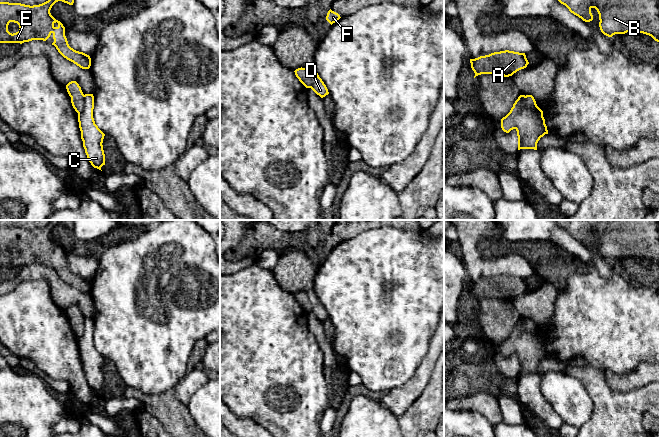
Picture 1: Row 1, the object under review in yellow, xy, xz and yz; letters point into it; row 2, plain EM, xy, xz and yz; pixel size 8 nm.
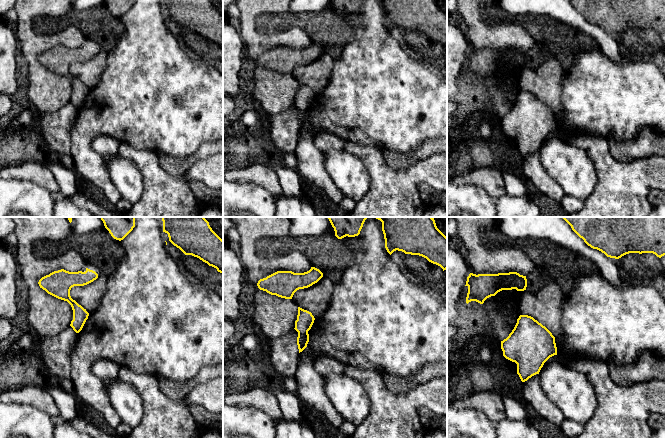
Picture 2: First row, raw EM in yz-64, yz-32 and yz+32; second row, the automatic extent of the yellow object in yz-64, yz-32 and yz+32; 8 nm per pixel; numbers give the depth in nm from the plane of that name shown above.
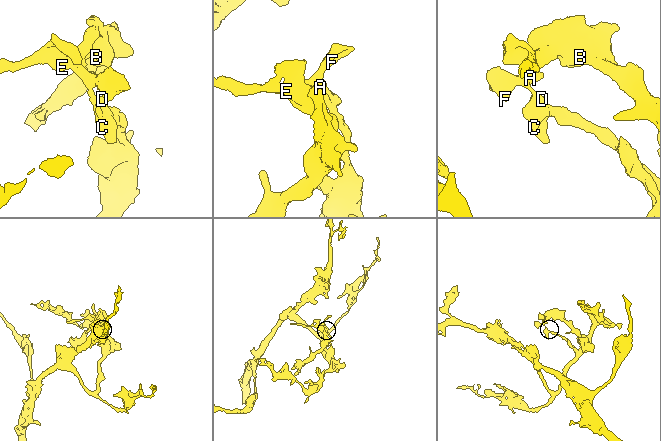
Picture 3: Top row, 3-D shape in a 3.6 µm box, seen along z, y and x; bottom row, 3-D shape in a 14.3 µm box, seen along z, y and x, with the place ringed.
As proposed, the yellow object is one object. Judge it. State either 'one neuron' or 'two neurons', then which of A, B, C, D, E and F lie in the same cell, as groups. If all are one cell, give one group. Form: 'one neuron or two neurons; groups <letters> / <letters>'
two neurons; groups A B E F / C D

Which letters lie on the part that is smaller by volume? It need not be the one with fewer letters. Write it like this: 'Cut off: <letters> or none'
Cut off: A, B, E, F

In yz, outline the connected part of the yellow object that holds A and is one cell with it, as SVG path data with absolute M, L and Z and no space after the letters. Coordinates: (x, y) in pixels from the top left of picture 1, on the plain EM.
M509 274L470 283L470 287L475 297L474 302L481 298L497 298L509 301L517 295L526 292L529 288L525 277Z

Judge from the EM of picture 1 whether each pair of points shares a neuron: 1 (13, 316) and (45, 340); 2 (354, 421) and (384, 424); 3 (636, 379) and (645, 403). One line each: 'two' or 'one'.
1: one
2: one
3: two

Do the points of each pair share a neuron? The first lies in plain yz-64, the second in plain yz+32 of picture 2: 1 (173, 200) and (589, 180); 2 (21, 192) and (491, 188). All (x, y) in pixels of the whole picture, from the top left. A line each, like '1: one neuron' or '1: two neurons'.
1: two neurons
2: two neurons

